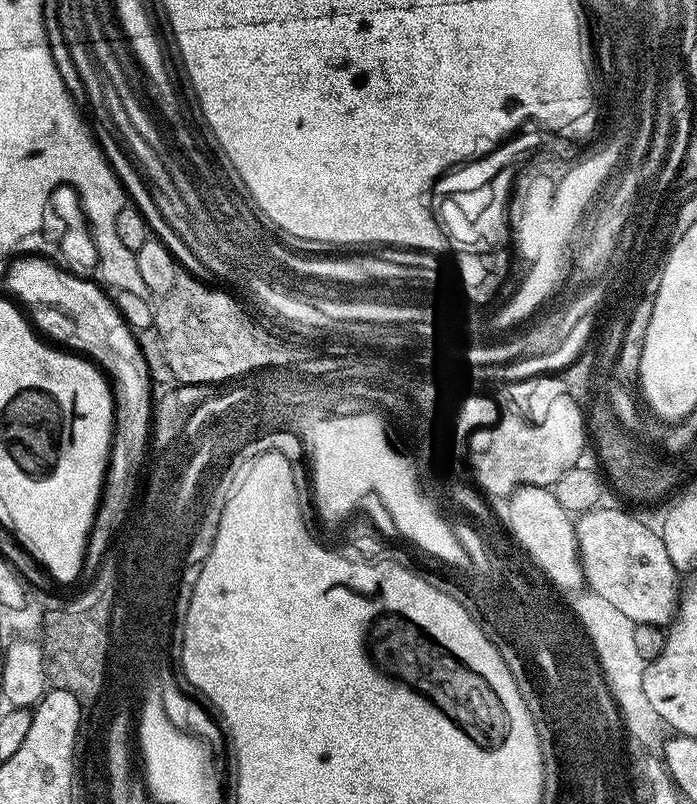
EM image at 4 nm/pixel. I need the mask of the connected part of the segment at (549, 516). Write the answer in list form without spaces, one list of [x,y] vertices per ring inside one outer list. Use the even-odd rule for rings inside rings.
[[[520,484],[515,488],[506,510],[506,526],[511,537],[555,587],[568,590],[581,587],[581,566],[577,563],[574,524],[569,513],[558,505],[551,489],[545,486]]]

